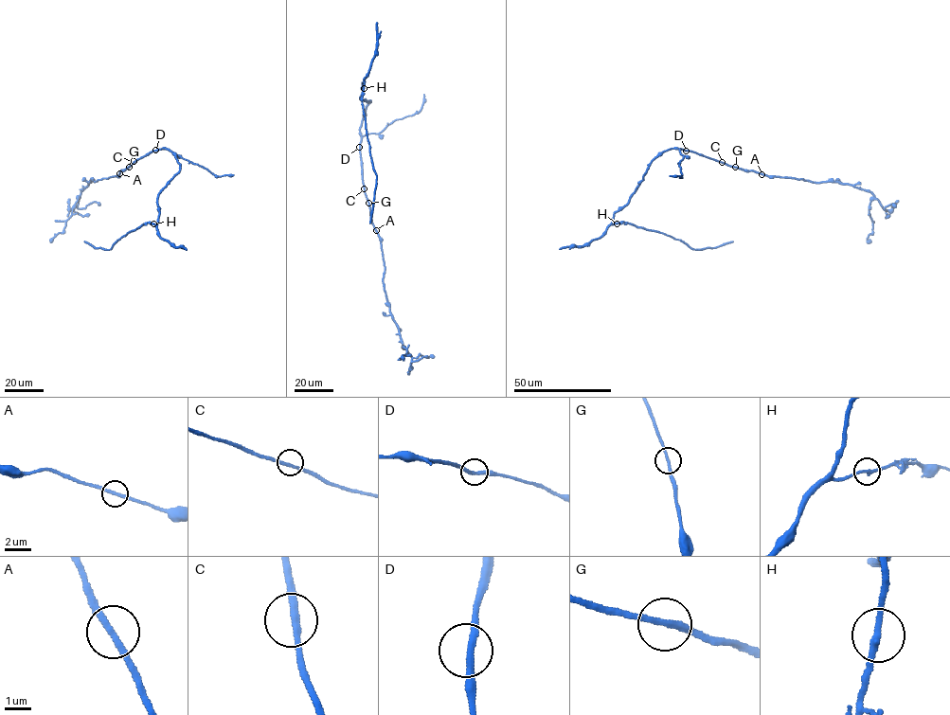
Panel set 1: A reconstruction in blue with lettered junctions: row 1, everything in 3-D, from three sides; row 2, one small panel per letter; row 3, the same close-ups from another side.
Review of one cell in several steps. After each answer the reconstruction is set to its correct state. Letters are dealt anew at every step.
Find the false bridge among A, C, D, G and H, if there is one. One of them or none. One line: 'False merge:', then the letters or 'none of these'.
False merge: none of these

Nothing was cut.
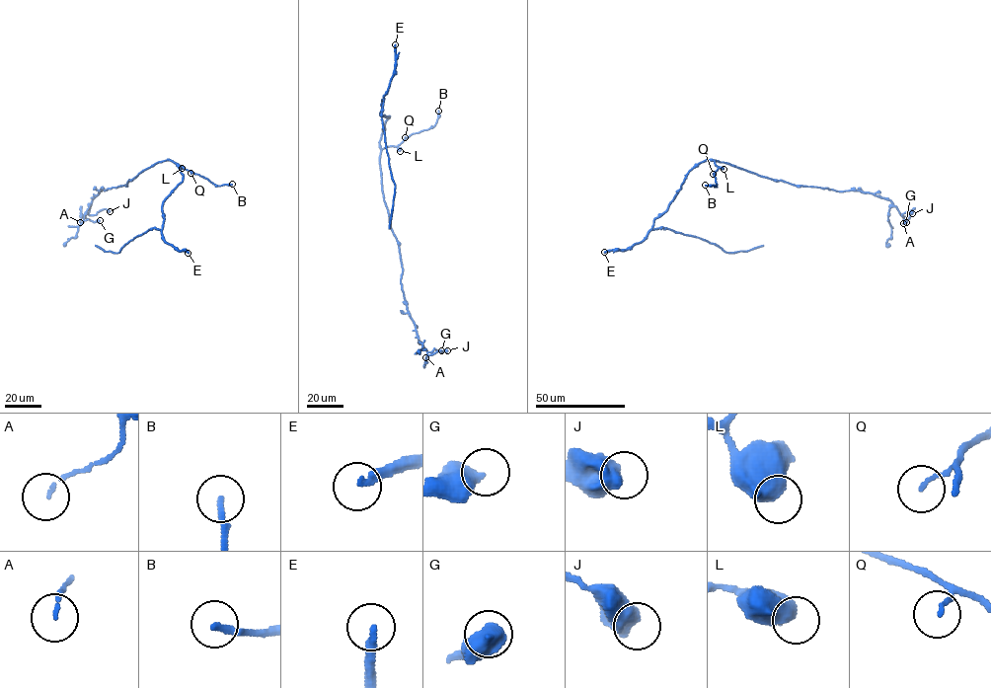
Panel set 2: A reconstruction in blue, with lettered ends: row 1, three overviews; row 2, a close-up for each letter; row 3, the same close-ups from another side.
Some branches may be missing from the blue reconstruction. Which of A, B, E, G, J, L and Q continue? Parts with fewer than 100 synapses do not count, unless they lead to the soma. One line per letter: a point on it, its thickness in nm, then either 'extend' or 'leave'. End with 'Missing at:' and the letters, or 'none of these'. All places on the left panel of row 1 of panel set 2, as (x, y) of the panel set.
A: at (80, 222); 90 nm thick; leave
B: at (232, 184); 190 nm thick; leave
E: at (188, 253); 240 nm thick; extend
G: at (100, 220); 550 nm thick; leave
J: at (110, 211); 700 nm thick; leave
L: at (182, 168); 700 nm thick; leave
Q: at (190, 173); 100 nm thick; leave
Missing at: E

